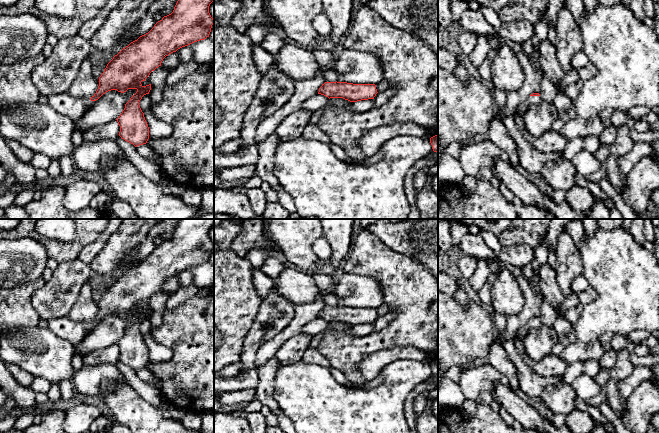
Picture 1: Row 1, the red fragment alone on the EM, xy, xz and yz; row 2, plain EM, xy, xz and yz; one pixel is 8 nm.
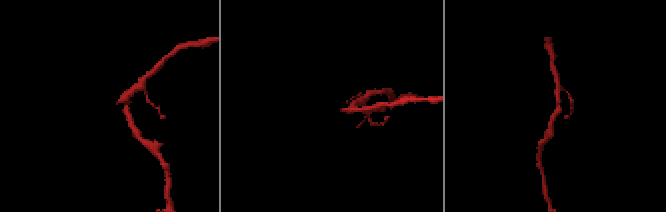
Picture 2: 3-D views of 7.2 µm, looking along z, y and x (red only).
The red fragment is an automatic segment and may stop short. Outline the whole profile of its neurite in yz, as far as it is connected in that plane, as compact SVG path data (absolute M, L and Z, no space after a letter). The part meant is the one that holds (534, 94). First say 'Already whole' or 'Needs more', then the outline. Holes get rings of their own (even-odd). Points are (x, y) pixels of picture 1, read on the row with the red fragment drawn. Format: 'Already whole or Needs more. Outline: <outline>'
Needs more. Outline: M539 93L531 94L524 102L522 102L516 109L514 115L523 116L527 111L528 107L533 104L537 104L541 101L541 97Z

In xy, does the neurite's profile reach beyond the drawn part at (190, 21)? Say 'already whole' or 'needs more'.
needs more

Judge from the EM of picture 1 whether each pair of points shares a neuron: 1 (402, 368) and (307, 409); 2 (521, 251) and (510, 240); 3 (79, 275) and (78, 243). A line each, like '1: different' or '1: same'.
1: same
2: different
3: different

